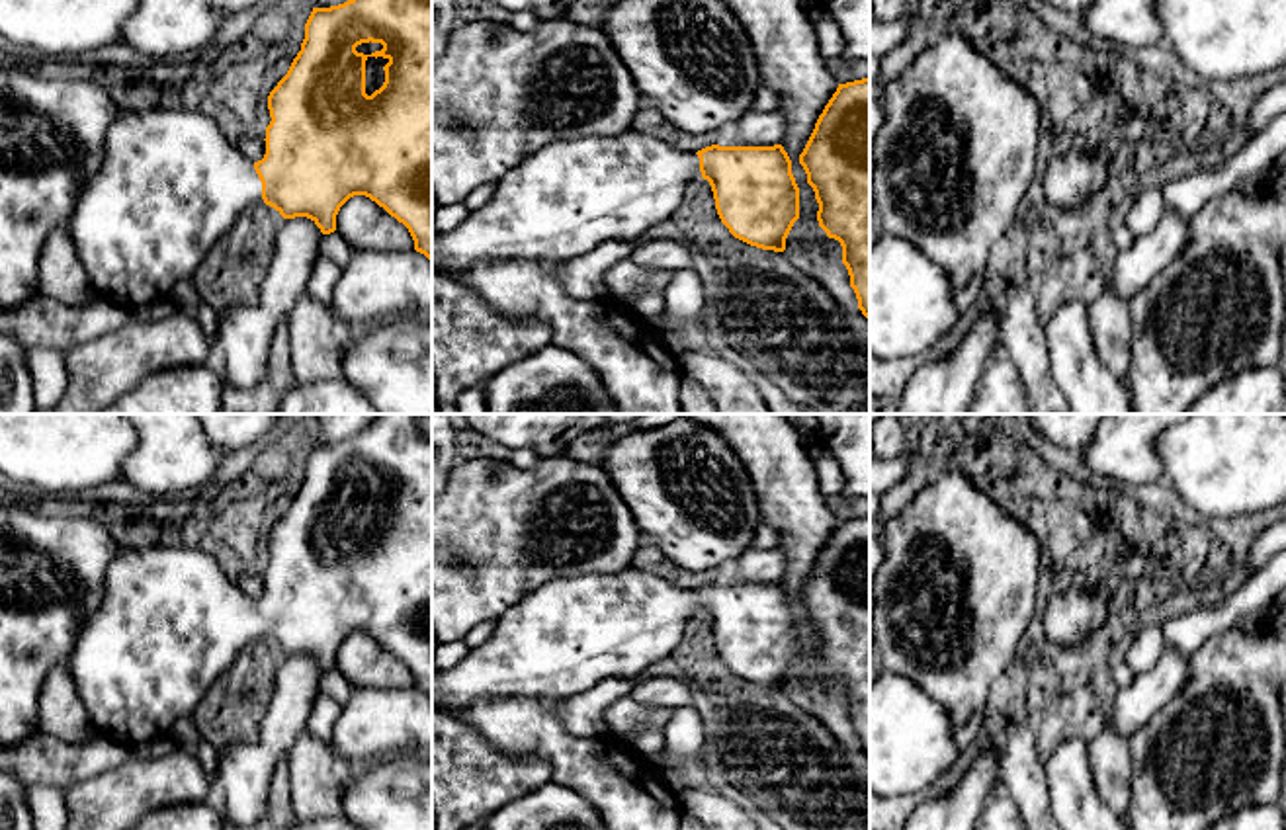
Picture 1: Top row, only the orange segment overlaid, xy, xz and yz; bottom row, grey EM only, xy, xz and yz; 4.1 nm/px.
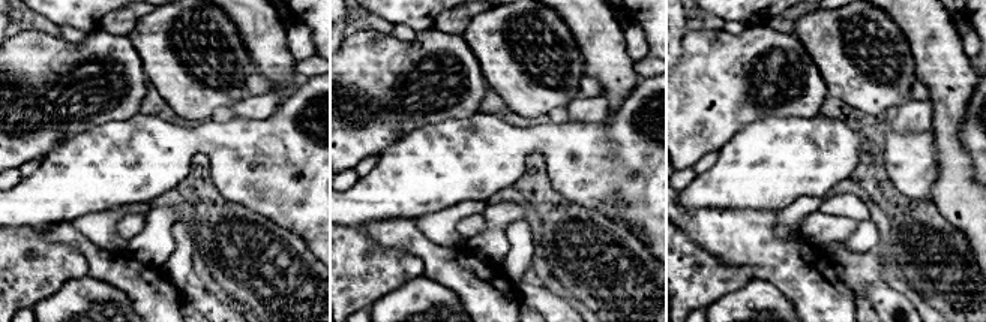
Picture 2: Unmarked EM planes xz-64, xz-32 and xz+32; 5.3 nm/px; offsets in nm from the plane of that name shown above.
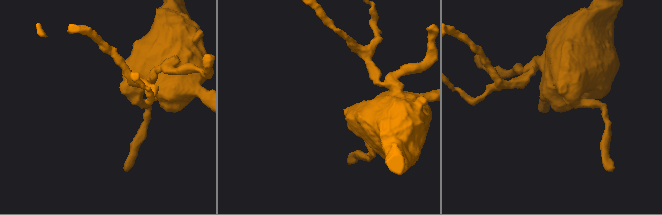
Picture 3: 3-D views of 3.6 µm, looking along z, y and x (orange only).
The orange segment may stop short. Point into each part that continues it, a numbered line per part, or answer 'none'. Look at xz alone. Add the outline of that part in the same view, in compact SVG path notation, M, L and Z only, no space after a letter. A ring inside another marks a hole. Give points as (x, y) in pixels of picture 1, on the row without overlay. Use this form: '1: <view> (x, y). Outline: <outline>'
1: xz (567, 635). Outline: M645 570L553 578L508 607L496 619L494 635L471 648L457 666L432 672L432 707L453 713L479 699L569 699L606 678L637 680L655 662L674 656L686 625L698 615L702 609L694 588L676 588Z

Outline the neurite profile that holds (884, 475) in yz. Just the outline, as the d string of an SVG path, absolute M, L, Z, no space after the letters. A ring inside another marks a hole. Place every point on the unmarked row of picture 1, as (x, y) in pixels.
M909 447L891 461L874 457L870 461L870 492L881 496L891 486L899 484L907 475L909 459L911 459Z

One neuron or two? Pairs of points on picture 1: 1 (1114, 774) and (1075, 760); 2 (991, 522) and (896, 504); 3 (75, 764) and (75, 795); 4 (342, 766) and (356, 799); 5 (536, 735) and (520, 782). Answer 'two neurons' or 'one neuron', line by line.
1: two neurons
2: two neurons
3: two neurons
4: two neurons
5: two neurons

